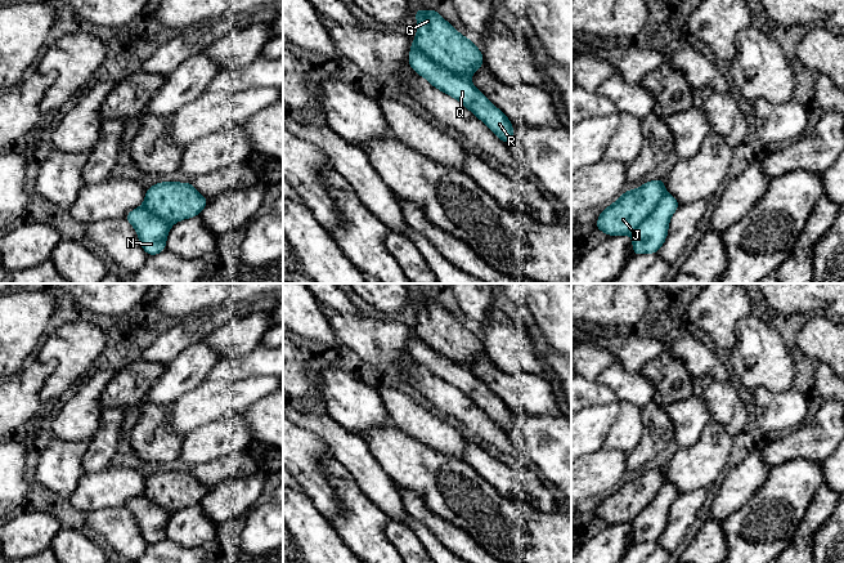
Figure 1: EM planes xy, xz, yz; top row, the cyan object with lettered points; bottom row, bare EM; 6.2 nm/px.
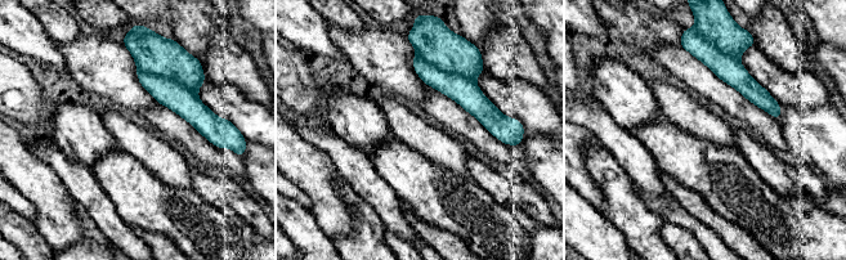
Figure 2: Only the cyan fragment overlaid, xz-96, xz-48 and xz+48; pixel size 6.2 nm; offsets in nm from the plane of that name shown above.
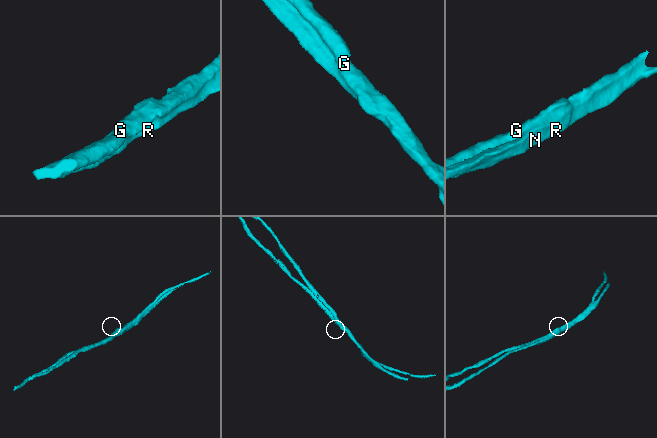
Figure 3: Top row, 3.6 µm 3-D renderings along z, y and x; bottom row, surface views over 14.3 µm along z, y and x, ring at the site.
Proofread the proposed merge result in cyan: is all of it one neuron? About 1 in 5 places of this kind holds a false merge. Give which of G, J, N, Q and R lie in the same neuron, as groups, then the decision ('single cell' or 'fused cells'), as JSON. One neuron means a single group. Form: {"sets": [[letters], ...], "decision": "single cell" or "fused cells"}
{"sets": [["G", "J"], ["N", "Q", "R"]], "decision": "fused cells"}

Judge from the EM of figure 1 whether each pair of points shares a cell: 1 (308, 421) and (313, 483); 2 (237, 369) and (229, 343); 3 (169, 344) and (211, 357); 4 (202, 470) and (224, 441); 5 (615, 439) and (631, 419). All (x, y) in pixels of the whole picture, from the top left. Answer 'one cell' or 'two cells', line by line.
1: two cells
2: two cells
3: two cells
4: two cells
5: one cell

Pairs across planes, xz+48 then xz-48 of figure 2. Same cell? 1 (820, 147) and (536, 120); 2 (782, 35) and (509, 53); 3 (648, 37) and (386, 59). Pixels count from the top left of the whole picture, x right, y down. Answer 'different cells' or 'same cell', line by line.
1: different cells
2: same cell
3: same cell

